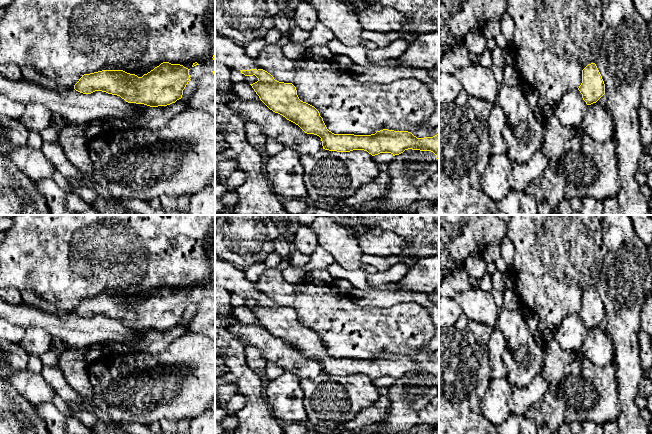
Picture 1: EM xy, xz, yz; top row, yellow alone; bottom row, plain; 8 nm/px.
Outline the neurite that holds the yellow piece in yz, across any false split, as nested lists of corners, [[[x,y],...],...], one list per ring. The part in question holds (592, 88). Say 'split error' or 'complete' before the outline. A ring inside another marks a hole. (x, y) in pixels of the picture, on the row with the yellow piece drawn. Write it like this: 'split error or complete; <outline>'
complete; [[[595,63],[582,70],[582,83],[578,90],[587,105],[596,103],[605,94],[605,84]]]

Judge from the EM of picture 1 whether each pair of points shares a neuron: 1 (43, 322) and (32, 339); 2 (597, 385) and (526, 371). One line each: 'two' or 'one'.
1: two
2: two

